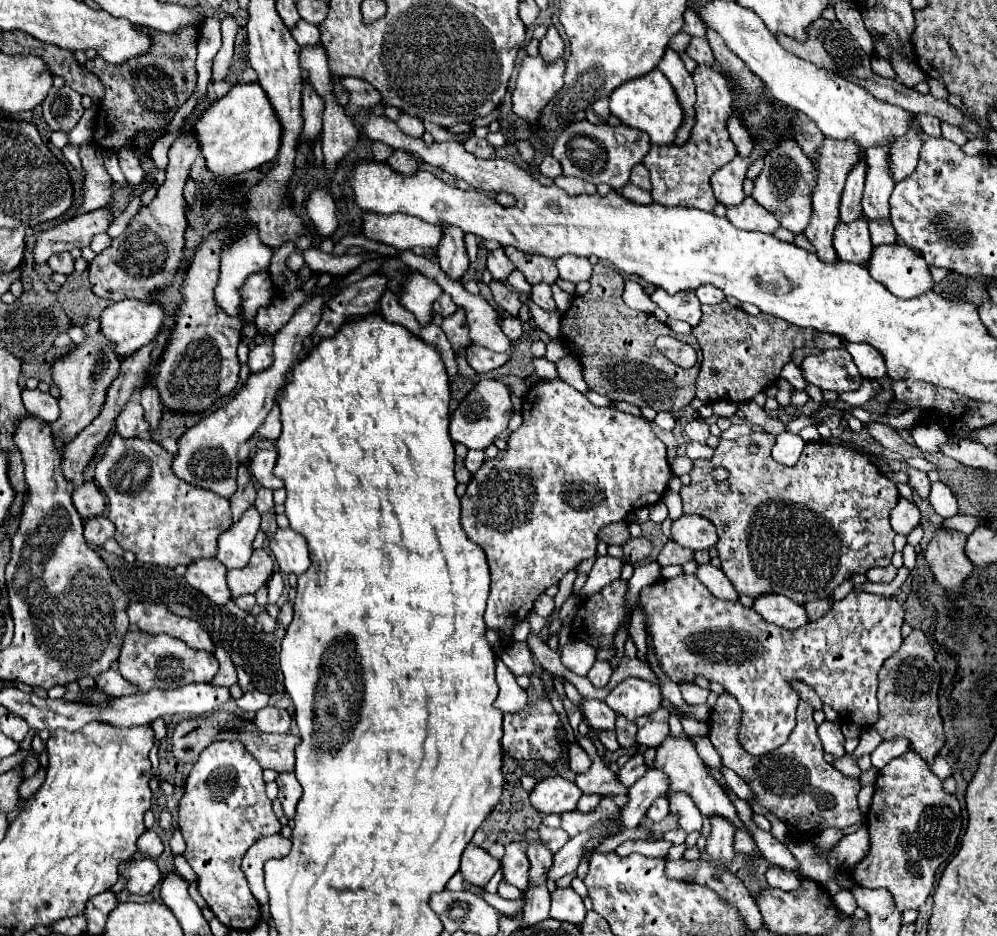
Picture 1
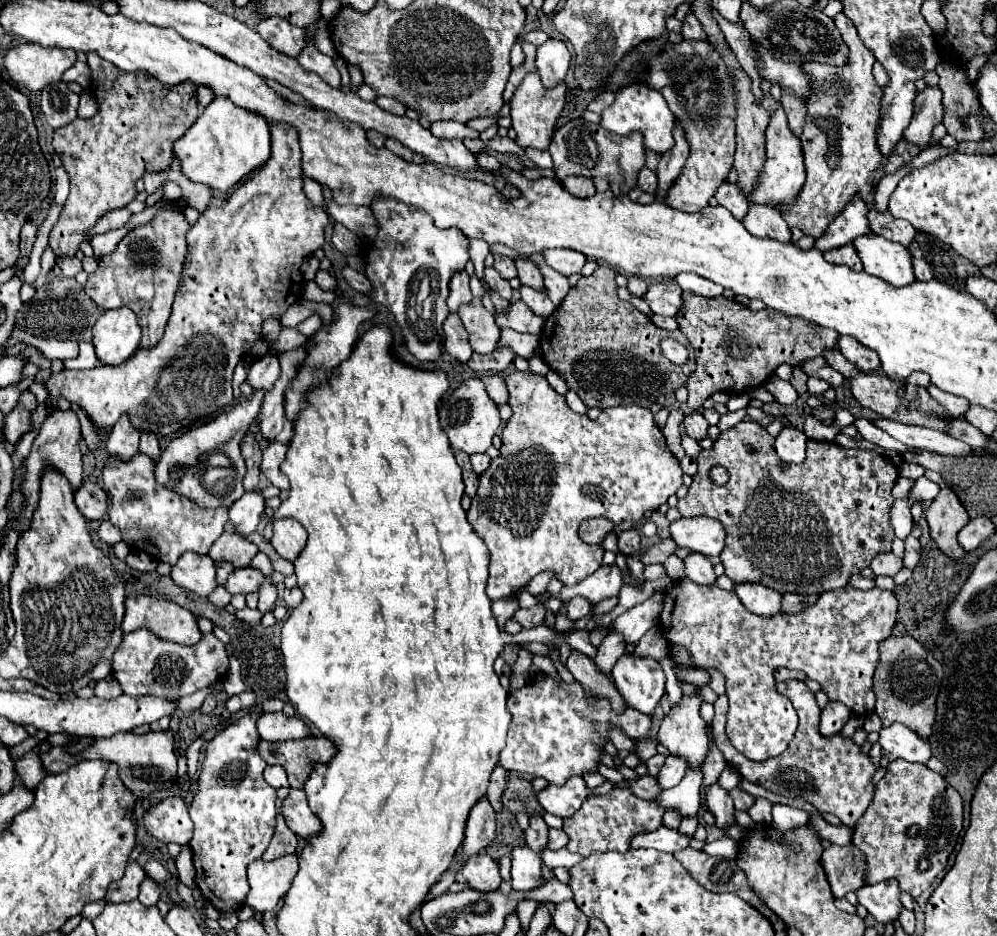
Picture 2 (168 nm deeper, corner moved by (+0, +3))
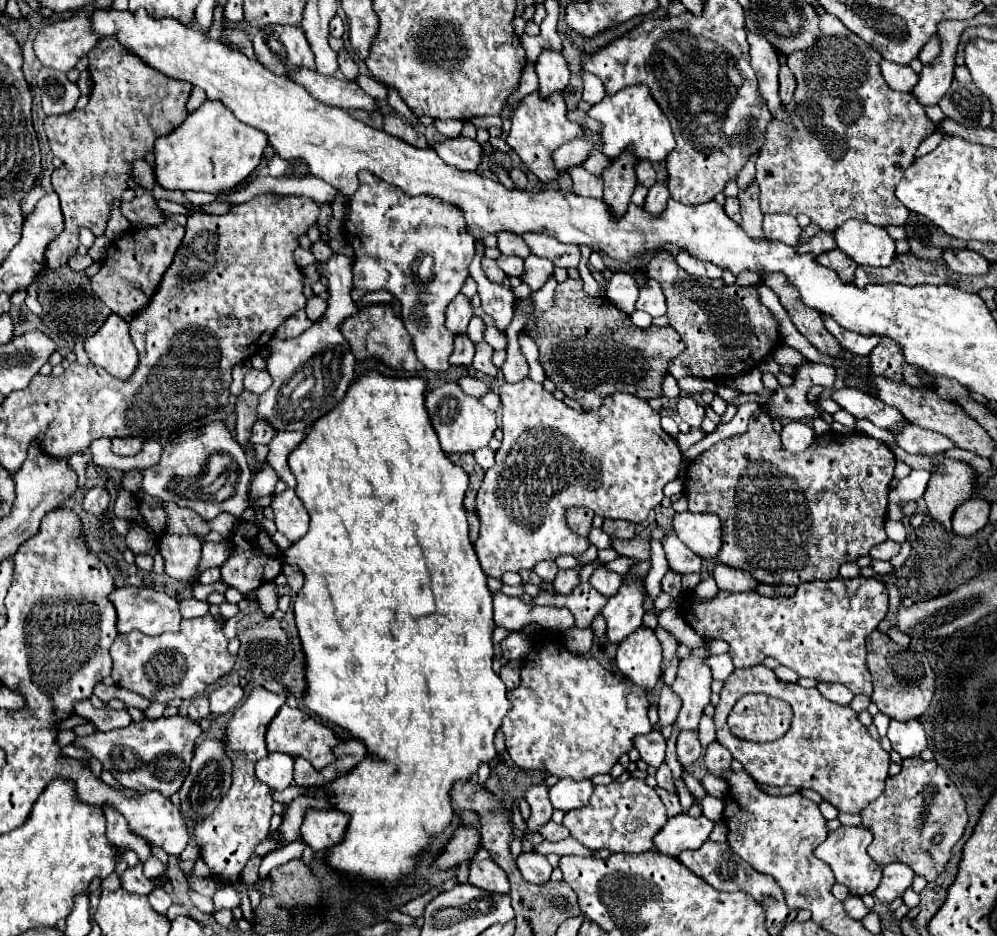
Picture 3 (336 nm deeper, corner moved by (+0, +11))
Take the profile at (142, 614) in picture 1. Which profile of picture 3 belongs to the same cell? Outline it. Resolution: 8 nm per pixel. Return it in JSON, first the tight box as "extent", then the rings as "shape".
{"extent":[109,587,181,635],"shape":[[[117,587],[109,595],[109,601],[113,603],[117,611],[117,631],[119,633],[141,631],[145,635],[161,635],[165,631],[173,631],[173,633],[179,631],[179,621],[181,621],[179,603],[167,593],[159,593],[147,587]]]}

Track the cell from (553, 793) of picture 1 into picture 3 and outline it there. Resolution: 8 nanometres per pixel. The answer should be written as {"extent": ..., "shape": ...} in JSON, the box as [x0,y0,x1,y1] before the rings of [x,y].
{"extent":[549,779,593,811],"shape":[[[561,779],[557,785],[549,789],[549,799],[555,809],[559,811],[571,811],[585,807],[589,797],[593,793],[593,783],[587,781],[573,781],[573,779]]]}

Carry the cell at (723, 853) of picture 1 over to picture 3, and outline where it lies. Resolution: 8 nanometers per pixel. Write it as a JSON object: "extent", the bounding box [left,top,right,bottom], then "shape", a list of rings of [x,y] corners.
{"extent":[705,741,733,777],"shape":[[[711,741],[707,745],[707,749],[705,749],[705,765],[707,765],[711,775],[721,777],[725,771],[731,769],[731,761],[733,761],[733,755],[719,741]]]}

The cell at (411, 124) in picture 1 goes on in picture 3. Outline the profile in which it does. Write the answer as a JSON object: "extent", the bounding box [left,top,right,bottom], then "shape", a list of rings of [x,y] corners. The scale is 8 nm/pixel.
{"extent":[355,75,387,99],"shape":[[[359,75],[357,79],[355,79],[355,83],[367,93],[367,95],[371,95],[373,99],[387,99],[387,89],[385,89],[385,85],[381,85],[379,81],[375,81],[373,77],[367,77],[367,75]]]}

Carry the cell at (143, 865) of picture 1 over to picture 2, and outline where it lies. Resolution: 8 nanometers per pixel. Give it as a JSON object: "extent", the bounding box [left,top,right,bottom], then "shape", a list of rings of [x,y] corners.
{"extent":[139,877,161,905],"shape":[[[145,877],[145,881],[141,883],[141,889],[139,889],[139,901],[143,905],[155,905],[159,895],[161,895],[159,885],[151,877]]]}

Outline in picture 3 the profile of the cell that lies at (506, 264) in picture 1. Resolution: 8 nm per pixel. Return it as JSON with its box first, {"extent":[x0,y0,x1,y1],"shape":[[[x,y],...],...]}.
{"extent":[497,255,525,277],"shape":[[[501,255],[497,259],[499,267],[507,273],[507,277],[521,277],[521,273],[525,273],[523,269],[523,259],[519,257],[507,257],[507,255]]]}

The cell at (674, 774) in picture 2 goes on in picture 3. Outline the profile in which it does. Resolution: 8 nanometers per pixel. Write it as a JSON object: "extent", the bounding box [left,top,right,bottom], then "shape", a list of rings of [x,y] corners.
{"extent":[677,731,703,767],"shape":[[[681,731],[677,737],[677,757],[681,761],[683,767],[689,767],[691,763],[695,763],[703,753],[701,741],[699,741],[699,731]]]}

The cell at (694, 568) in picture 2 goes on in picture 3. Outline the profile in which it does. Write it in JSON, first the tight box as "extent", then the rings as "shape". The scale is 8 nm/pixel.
{"extent":[661,533,701,573],"shape":[[[669,533],[661,539],[661,545],[665,549],[665,555],[667,555],[667,561],[669,561],[669,567],[675,571],[675,573],[699,573],[701,569],[701,557],[697,557],[687,545],[683,545],[677,535]]]}

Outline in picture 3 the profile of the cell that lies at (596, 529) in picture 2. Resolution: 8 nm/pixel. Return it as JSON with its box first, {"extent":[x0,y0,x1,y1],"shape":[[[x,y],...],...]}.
{"extent":[565,507,593,537],"shape":[[[569,507],[565,511],[565,519],[567,519],[567,525],[573,533],[577,535],[583,535],[587,537],[589,535],[589,529],[591,529],[591,521],[593,521],[593,511],[591,509],[585,509],[585,507]]]}

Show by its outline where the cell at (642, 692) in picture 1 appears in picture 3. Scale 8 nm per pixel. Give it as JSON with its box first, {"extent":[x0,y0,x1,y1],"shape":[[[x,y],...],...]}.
{"extent":[617,625,661,691],"shape":[[[641,625],[633,635],[621,641],[617,651],[617,667],[619,671],[631,679],[635,685],[647,687],[649,691],[655,687],[661,675],[661,645],[655,637],[655,631]]]}

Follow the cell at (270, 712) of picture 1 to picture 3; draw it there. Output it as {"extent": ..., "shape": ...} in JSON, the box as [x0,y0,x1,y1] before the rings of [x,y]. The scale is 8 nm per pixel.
{"extent":[267,705,341,769],"shape":[[[283,705],[281,711],[275,715],[275,719],[267,727],[267,749],[269,749],[269,753],[279,751],[279,753],[285,753],[285,755],[289,755],[293,759],[303,757],[315,769],[323,769],[325,765],[335,761],[333,747],[339,745],[339,743],[341,743],[341,739],[339,739],[337,733],[333,733],[333,729],[329,729],[323,723],[315,721],[305,711],[301,711],[297,707],[289,707],[289,705]]]}

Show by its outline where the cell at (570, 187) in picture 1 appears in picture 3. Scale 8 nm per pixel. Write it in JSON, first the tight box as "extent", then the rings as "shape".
{"extent":[569,165,603,199],"shape":[[[581,165],[571,167],[569,175],[573,177],[573,187],[575,193],[581,197],[591,197],[591,199],[601,199],[603,195],[603,181],[599,175],[593,175],[585,171]]]}

